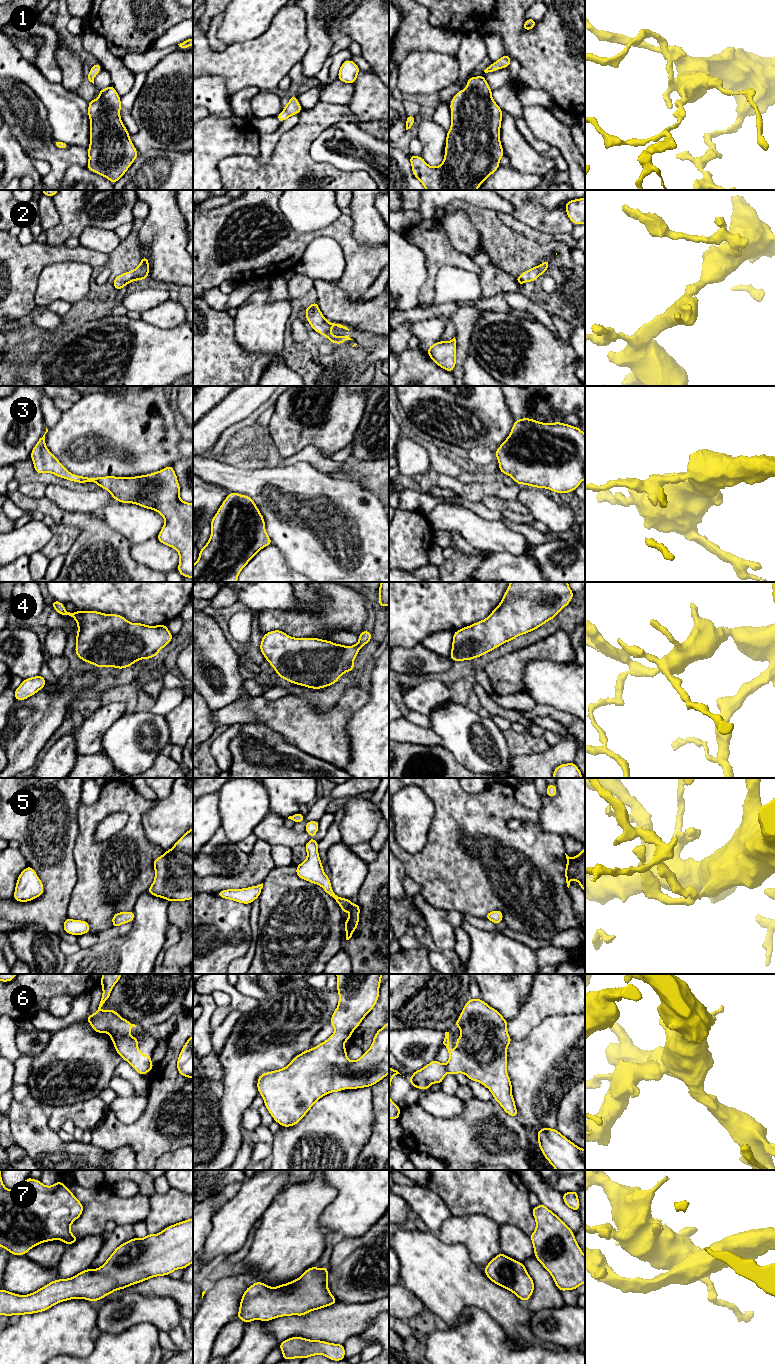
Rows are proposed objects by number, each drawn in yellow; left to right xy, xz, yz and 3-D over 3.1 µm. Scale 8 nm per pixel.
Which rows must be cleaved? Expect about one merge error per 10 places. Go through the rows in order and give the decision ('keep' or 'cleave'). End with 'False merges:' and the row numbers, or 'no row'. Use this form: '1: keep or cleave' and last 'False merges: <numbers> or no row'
1: keep
2: keep
3: keep
4: keep
5: keep
6: keep
7: keep
False merges: no row

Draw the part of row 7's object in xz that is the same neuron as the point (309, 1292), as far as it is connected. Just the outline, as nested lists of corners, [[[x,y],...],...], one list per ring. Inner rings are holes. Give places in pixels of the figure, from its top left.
[[[328,1267],[308,1268],[298,1279],[275,1288],[260,1281],[249,1286],[235,1318],[245,1323],[271,1321],[283,1316],[303,1316],[338,1303],[328,1288]]]

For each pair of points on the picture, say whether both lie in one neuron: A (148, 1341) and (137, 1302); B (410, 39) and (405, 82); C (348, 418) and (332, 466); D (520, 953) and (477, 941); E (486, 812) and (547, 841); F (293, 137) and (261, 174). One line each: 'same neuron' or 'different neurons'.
A: different neurons
B: different neurons
C: different neurons
D: same neuron
E: same neuron
F: same neuron

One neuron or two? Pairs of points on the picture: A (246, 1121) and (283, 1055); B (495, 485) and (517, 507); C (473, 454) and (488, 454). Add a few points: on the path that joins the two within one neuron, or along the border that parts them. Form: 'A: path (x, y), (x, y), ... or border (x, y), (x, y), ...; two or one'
A: border (251, 1105), (244, 1111), (240, 1124); two
B: border (486, 496), (516, 500); two
C: path (477, 454), (484, 454); one

